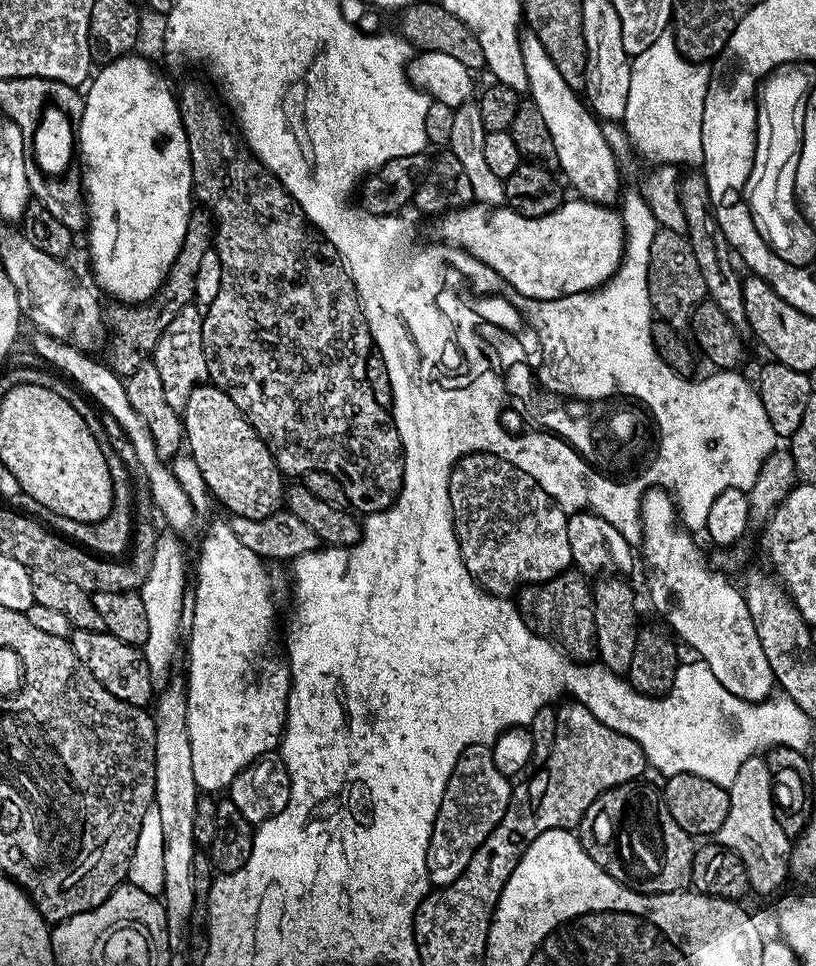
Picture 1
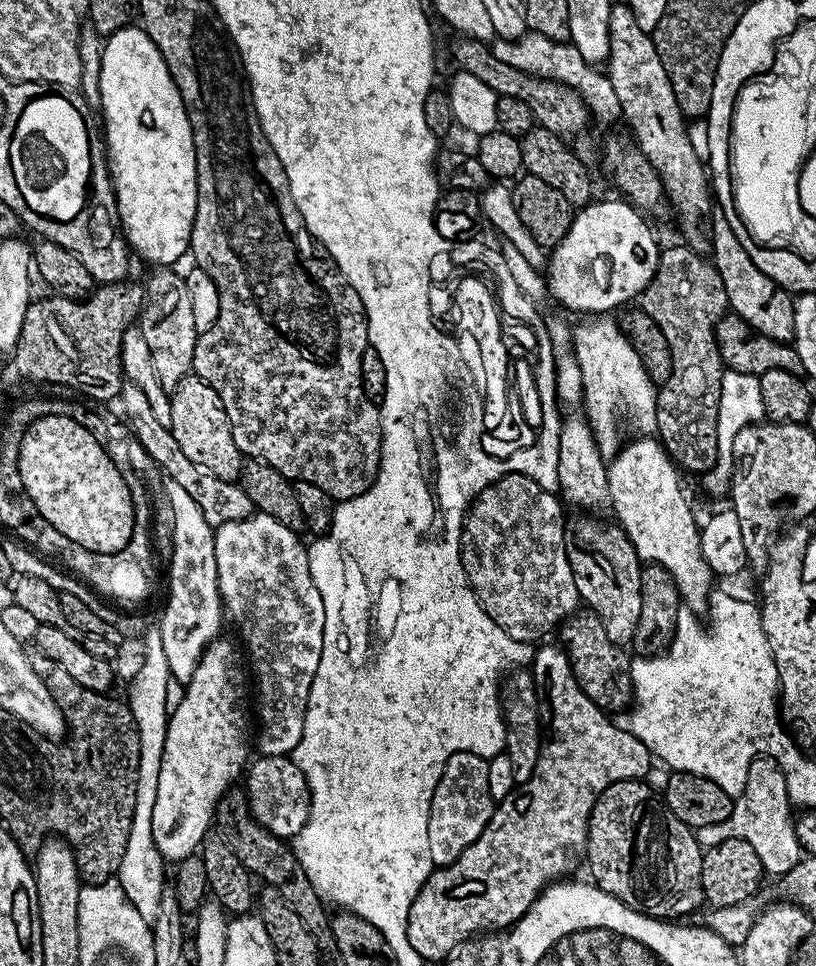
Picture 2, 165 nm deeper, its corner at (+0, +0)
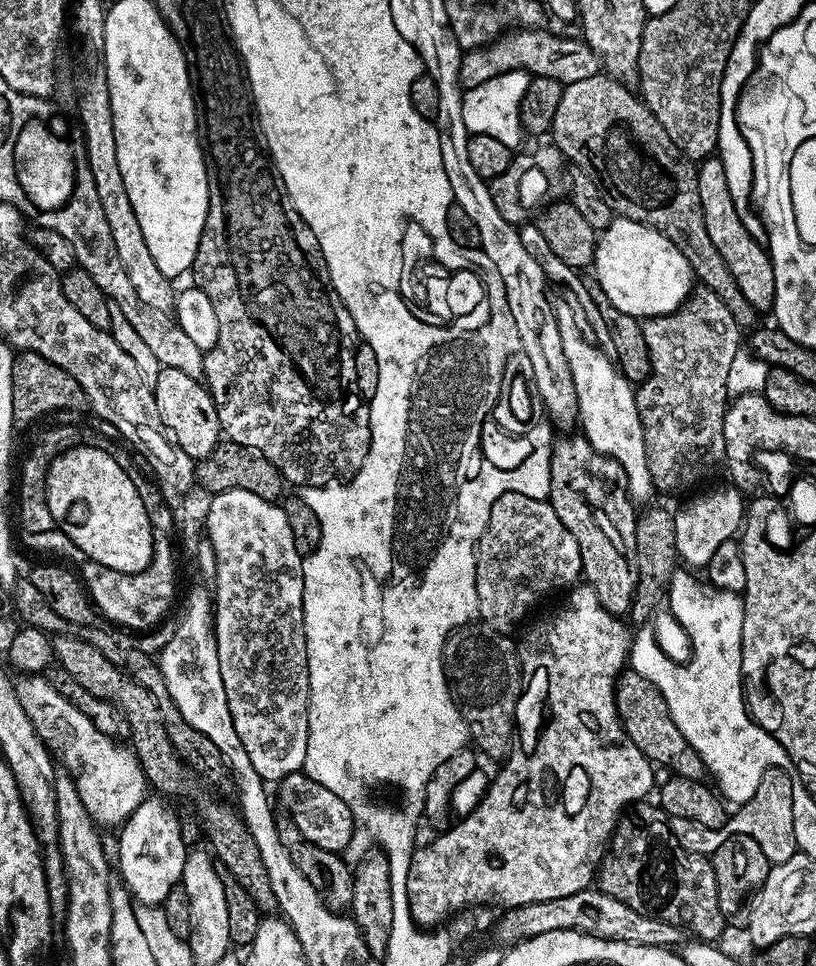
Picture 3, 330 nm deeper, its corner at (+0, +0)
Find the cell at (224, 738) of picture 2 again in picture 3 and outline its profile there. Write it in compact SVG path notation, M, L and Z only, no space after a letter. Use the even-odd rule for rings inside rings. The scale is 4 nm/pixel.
M146 798L134 810L134 814L125 820L120 832L120 876L128 893L136 904L163 905L166 894L180 884L184 863L188 857L189 845L184 845L184 836L180 833L180 824L176 816L168 812L163 799Z

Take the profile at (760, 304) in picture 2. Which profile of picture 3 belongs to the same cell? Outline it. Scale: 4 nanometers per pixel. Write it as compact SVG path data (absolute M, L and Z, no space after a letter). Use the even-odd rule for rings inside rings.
M713 154L698 164L698 198L702 198L702 210L706 218L706 231L714 242L718 254L722 254L730 274L734 274L734 282L738 282L738 290L742 290L742 298L754 306L757 313L767 313L774 302L774 266L768 257L768 249L757 237L742 226L742 218L738 218L738 210L734 206L734 198L730 198L730 186L726 183L726 166L722 166L719 155Z

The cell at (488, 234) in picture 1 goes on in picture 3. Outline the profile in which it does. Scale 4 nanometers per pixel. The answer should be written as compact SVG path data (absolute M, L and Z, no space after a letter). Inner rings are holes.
M614 218L610 226L599 233L596 241L594 275L608 301L618 306L622 314L630 314L637 318L670 314L681 308L694 291L692 267L690 262L686 262L682 250L678 250L678 246L674 246L674 242L670 242L670 238L662 235L658 229L623 218Z

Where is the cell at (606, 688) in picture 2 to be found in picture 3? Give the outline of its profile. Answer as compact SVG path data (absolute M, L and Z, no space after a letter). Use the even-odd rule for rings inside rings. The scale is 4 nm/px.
M625 670L616 678L616 713L620 716L620 725L625 734L638 746L644 757L653 765L665 764L675 775L704 780L706 769L702 758L686 742L682 730L674 722L670 710L666 706L666 698L642 674Z

